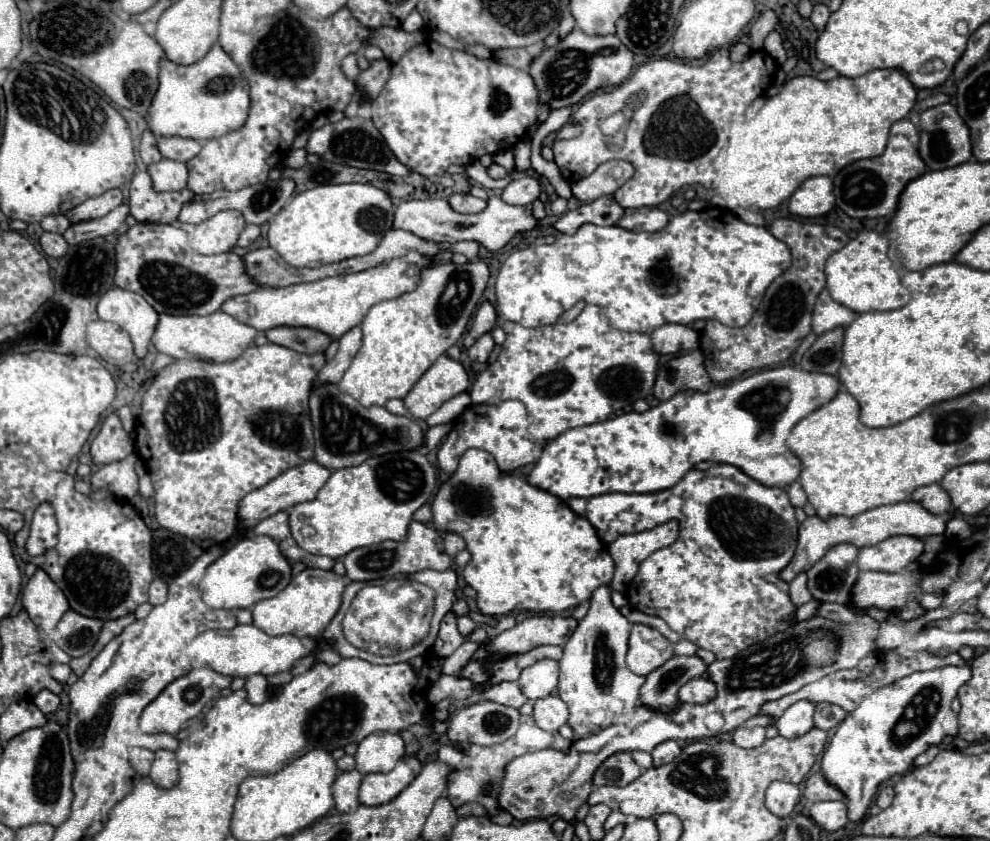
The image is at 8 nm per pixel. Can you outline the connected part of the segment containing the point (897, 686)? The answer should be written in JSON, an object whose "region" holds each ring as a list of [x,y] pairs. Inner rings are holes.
{"region":[[[969,664],[913,672],[891,686],[875,690],[847,714],[821,758],[821,770],[831,784],[845,792],[851,822],[865,818],[879,782],[903,774],[919,754],[929,746],[941,744],[945,736],[957,736],[957,714],[951,710],[951,702],[969,678]],[[897,724],[903,724],[905,734],[895,736]]]}

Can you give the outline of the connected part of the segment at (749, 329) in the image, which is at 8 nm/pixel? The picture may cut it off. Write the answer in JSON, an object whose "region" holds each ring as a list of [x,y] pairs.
{"region":[[[779,218],[769,230],[789,246],[793,264],[771,282],[759,310],[747,326],[729,328],[717,320],[707,320],[707,326],[701,332],[701,352],[705,356],[705,368],[717,384],[740,378],[749,370],[775,366],[793,356],[799,342],[811,332],[813,304],[825,288],[825,262],[829,254],[841,250],[849,242],[849,236],[841,228],[803,222],[797,218]]]}

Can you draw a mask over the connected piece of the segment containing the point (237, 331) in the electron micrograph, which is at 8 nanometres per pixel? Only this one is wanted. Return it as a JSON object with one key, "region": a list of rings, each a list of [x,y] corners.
{"region":[[[213,312],[209,316],[173,316],[173,314],[161,314],[159,322],[155,326],[155,334],[151,338],[151,344],[177,360],[185,358],[199,358],[199,360],[211,360],[211,362],[227,362],[235,360],[245,348],[249,348],[255,340],[255,328],[231,318],[225,312]]]}

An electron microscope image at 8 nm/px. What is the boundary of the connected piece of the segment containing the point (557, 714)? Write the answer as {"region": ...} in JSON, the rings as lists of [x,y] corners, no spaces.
{"region":[[[547,696],[533,704],[533,720],[541,730],[559,730],[567,722],[567,716],[567,704],[557,696]]]}

